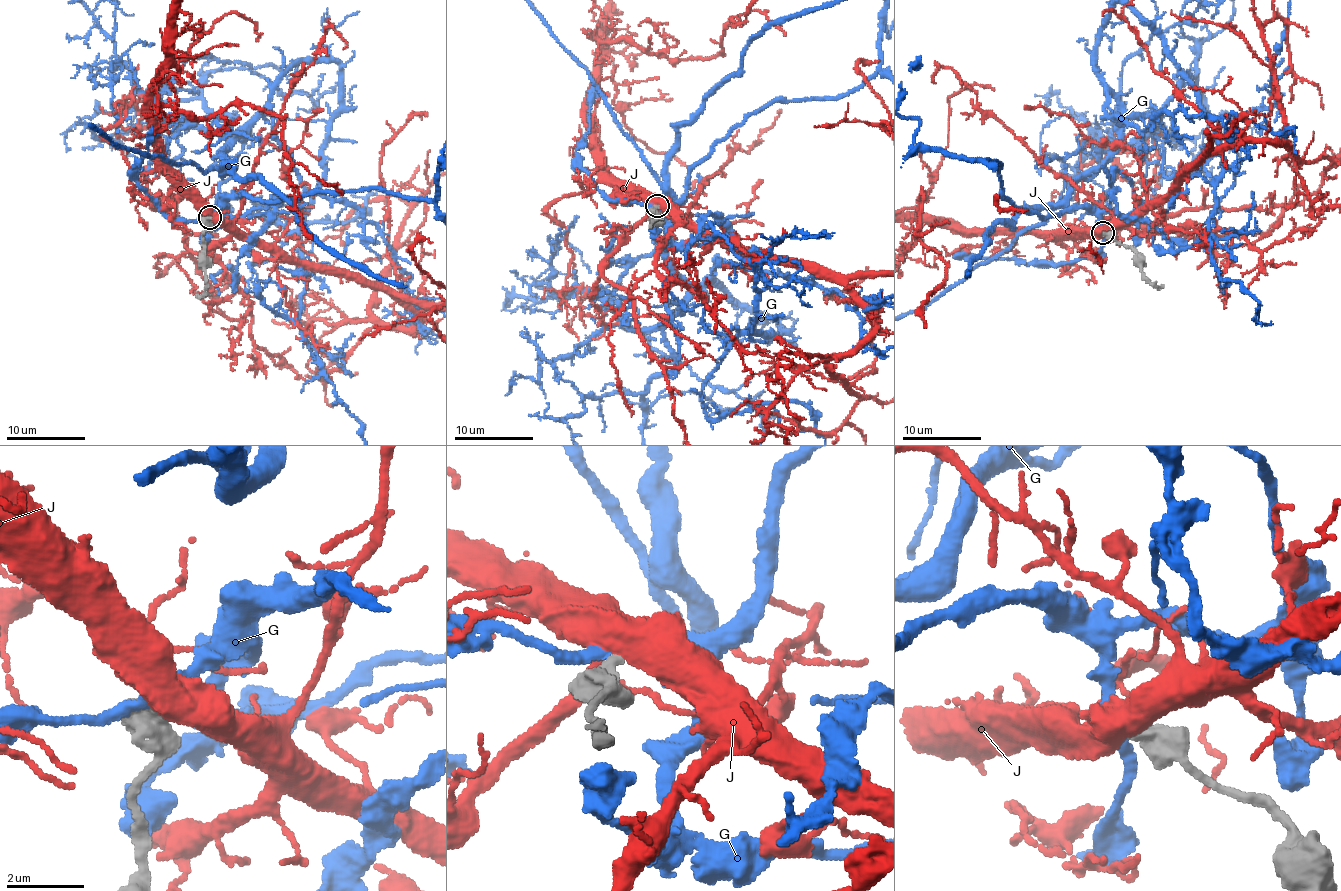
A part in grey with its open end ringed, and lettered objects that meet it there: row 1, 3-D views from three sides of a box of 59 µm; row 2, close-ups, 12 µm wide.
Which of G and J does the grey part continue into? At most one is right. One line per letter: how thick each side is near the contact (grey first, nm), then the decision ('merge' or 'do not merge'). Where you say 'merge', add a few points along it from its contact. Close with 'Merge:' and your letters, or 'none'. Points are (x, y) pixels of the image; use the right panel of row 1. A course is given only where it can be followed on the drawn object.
G: 500 nm thick on the grey side, 280 nm on the other; do not merge
J: 400 nm thick on the grey side, 800 nm on the other; do not merge
Merge: none

